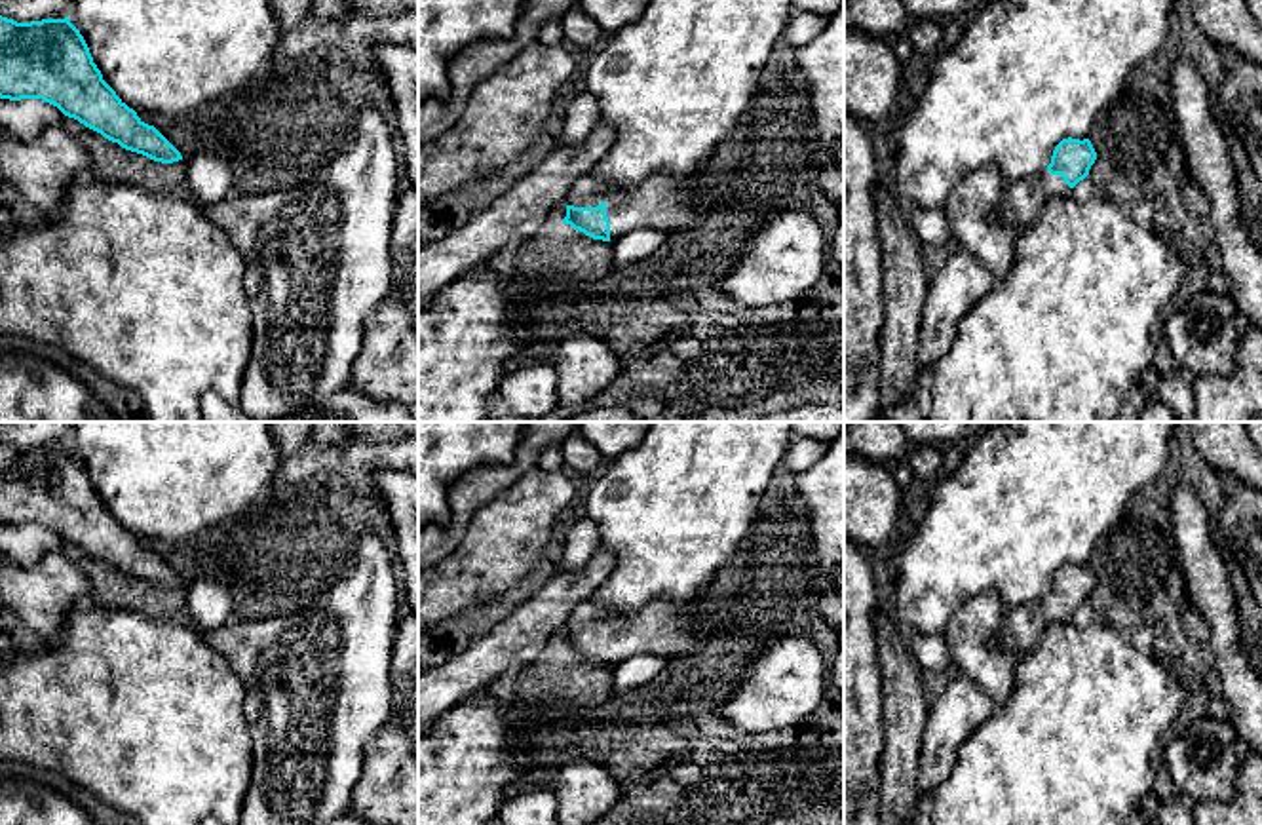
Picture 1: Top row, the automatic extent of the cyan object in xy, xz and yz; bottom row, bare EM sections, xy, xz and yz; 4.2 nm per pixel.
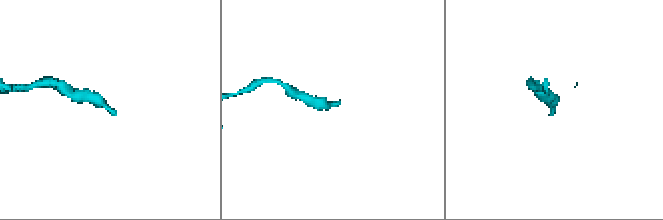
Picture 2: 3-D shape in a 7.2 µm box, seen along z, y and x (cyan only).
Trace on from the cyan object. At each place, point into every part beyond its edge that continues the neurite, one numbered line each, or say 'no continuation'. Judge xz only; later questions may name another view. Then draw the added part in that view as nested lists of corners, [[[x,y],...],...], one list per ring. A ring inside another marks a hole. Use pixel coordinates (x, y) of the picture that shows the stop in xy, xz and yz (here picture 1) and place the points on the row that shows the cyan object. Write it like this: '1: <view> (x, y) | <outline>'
1: xz (664, 204) | [[[703,167],[684,181],[663,173],[639,186],[602,190],[587,173],[568,192],[564,205],[597,207],[606,203],[610,241],[637,228],[663,230],[667,234],[692,228],[720,198],[711,173]]]

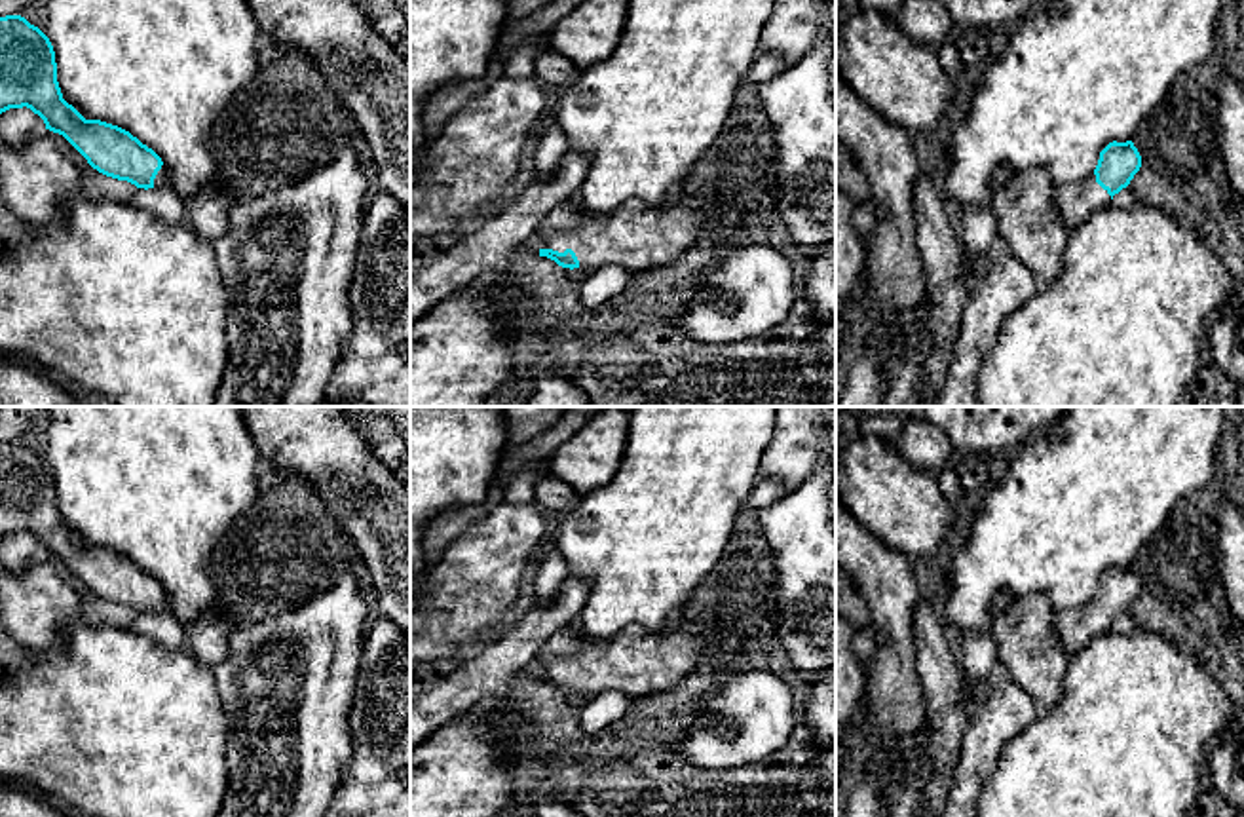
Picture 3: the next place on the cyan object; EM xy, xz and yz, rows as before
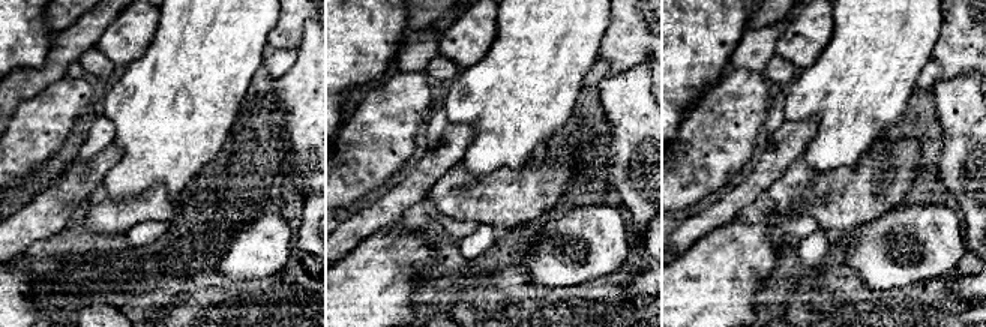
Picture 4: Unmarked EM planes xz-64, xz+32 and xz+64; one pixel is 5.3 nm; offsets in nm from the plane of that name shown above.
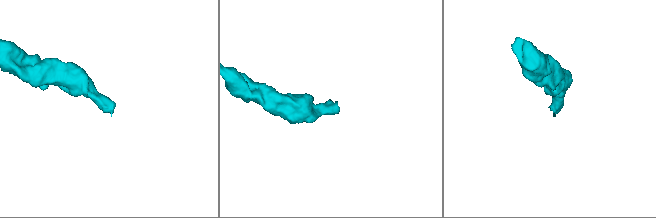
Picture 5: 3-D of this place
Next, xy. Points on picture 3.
1: xy (162, 179) | [[[161,165],[161,169],[158,171],[156,179],[154,179],[154,188],[160,188],[160,190],[171,190],[171,182],[169,182],[169,173],[167,173],[167,167]]]

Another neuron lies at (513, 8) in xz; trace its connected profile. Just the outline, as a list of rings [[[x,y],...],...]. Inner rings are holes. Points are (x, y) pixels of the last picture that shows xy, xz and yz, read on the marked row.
[[[505,0],[505,15],[509,21],[522,19],[543,6],[547,6],[551,0]]]

